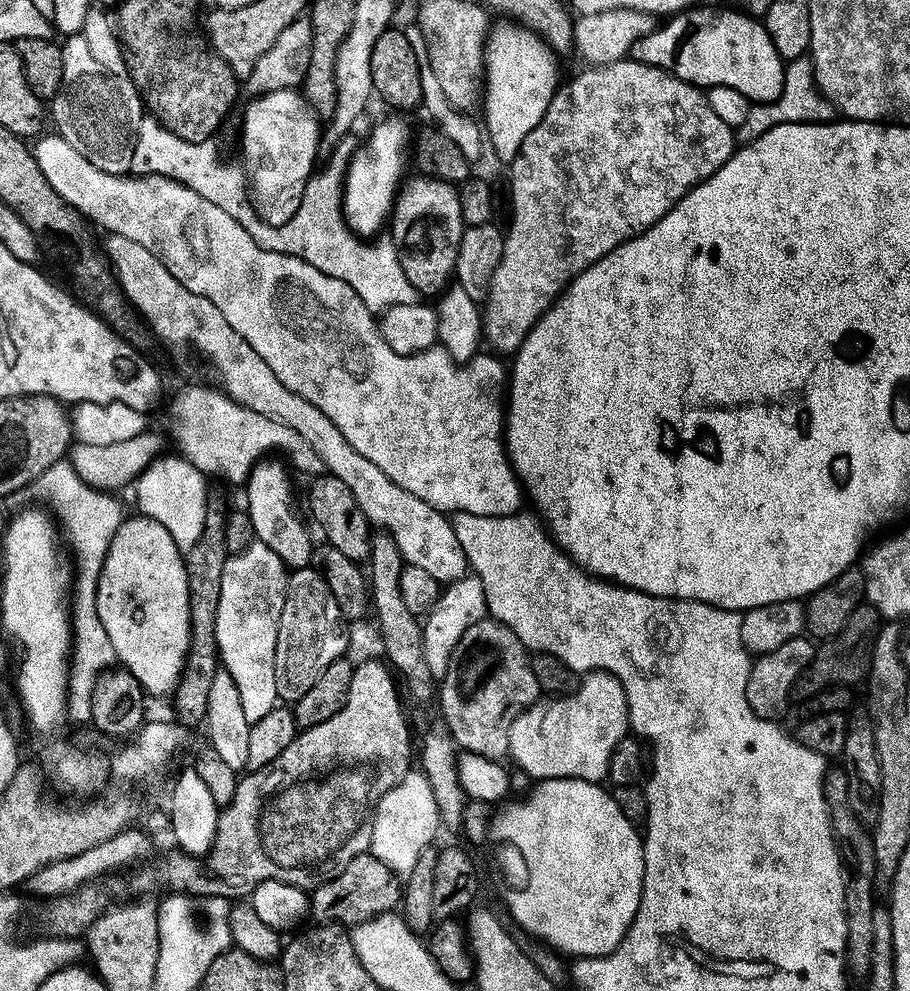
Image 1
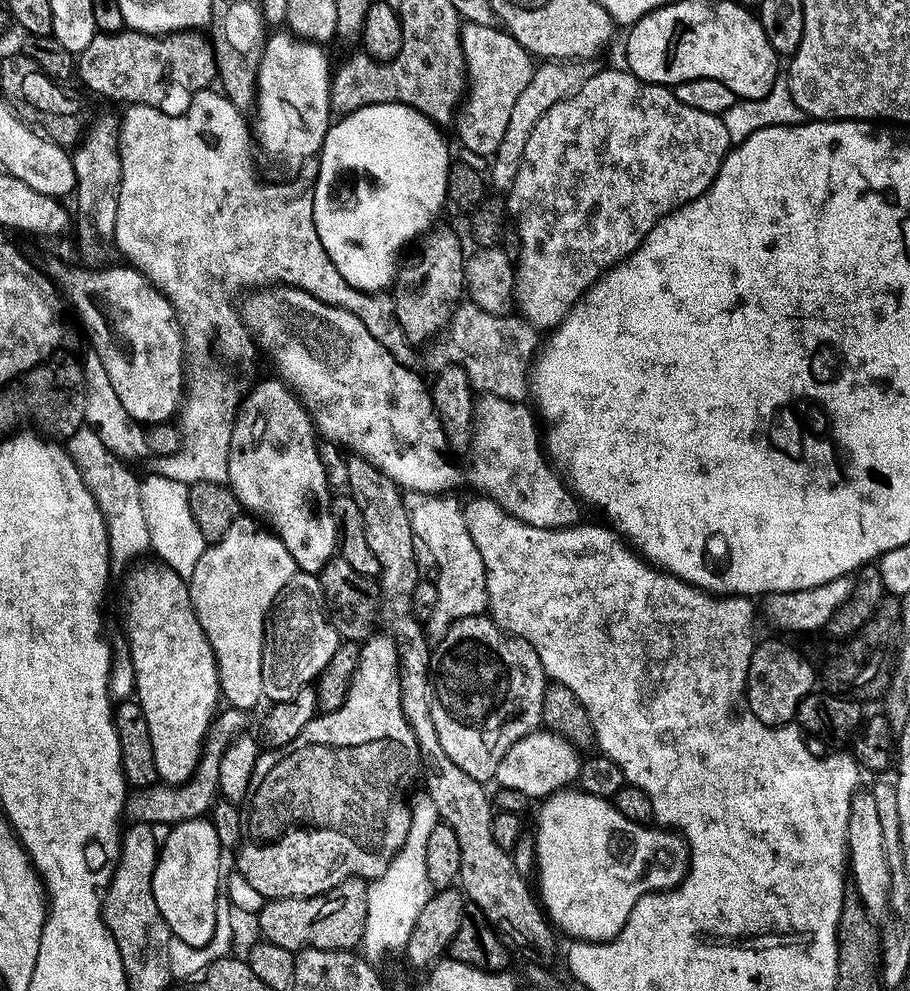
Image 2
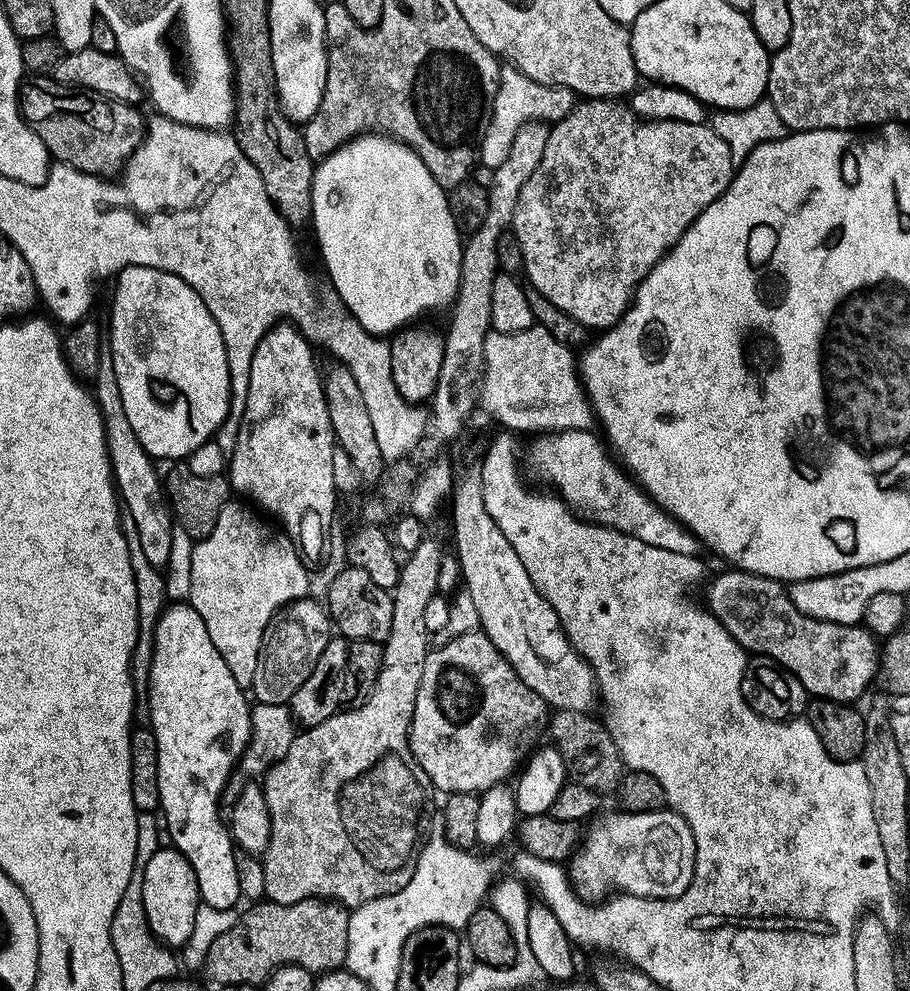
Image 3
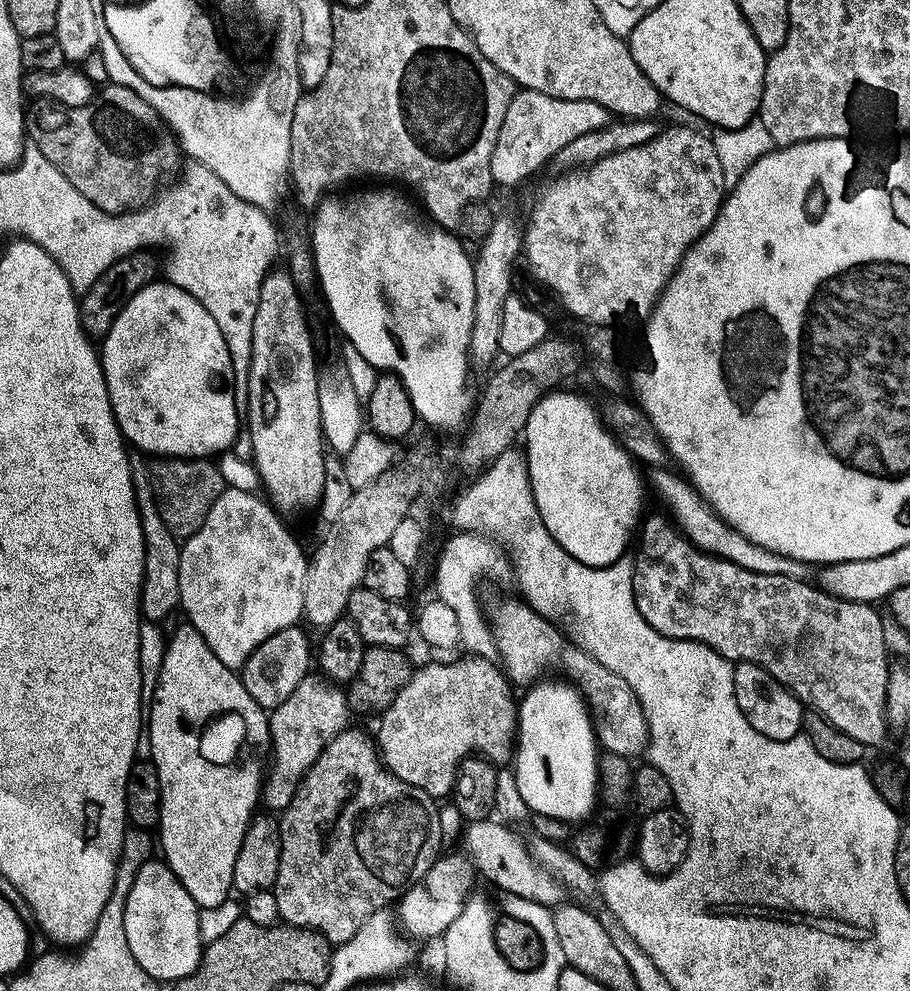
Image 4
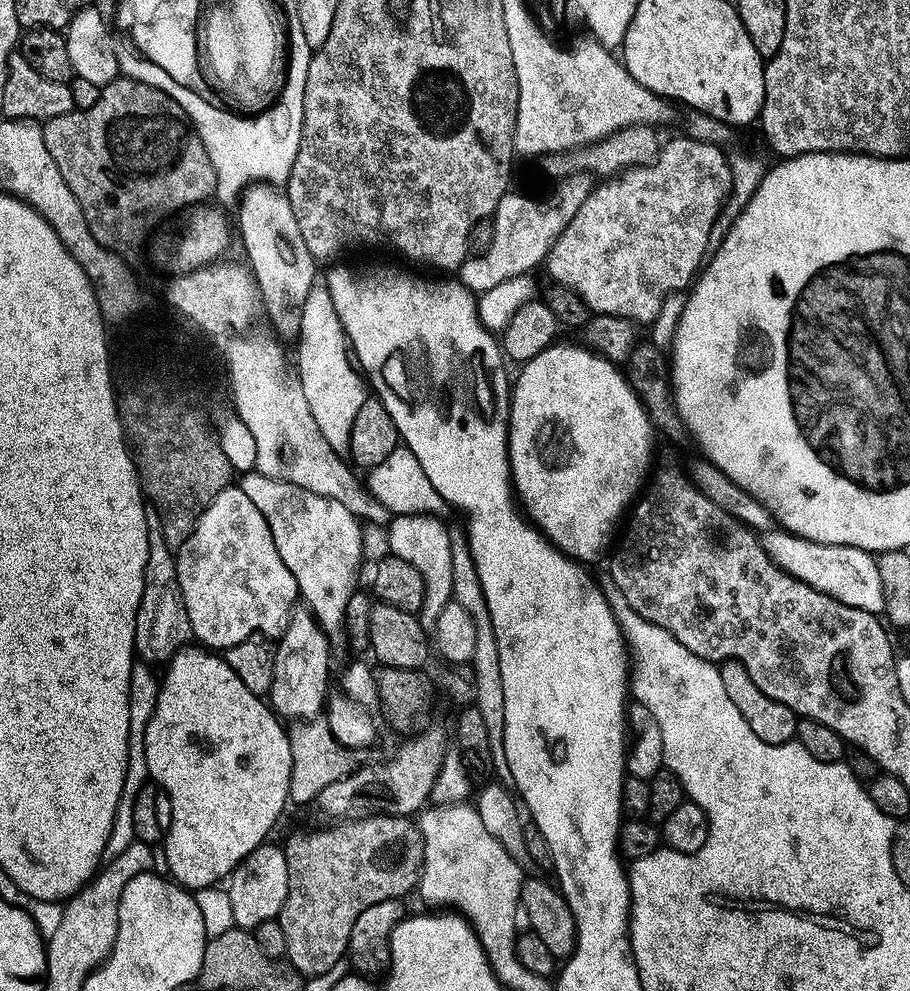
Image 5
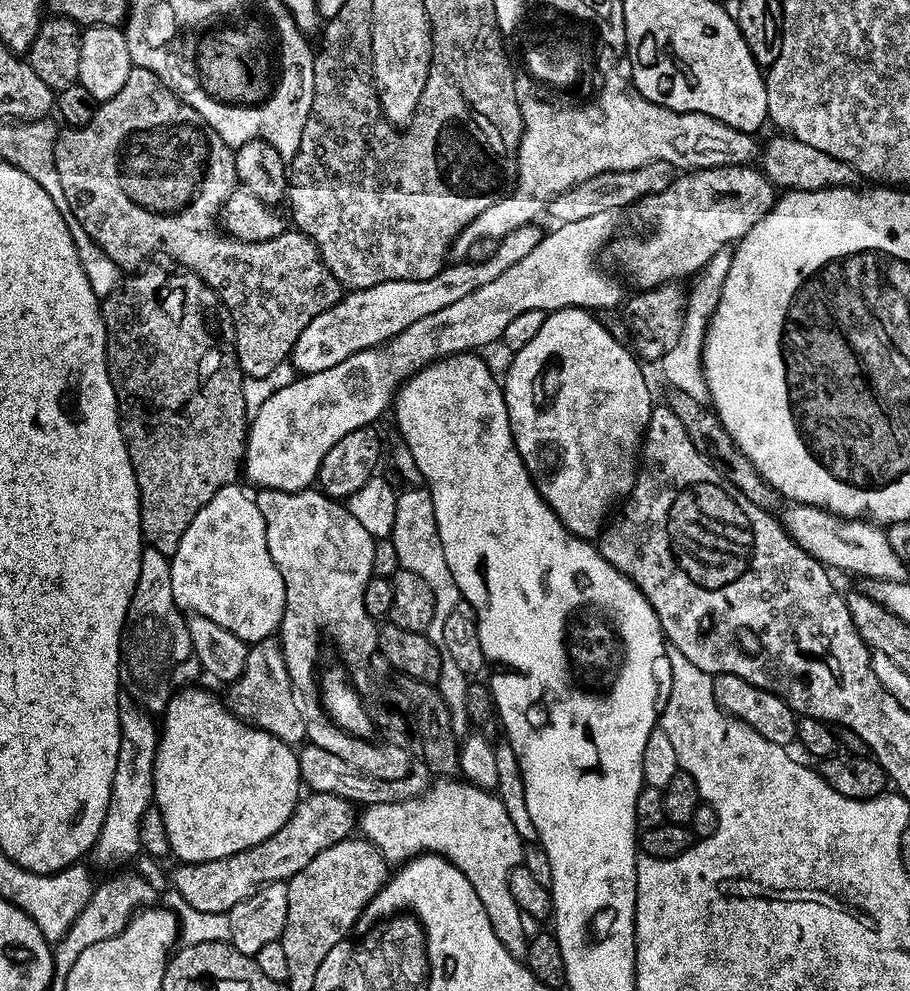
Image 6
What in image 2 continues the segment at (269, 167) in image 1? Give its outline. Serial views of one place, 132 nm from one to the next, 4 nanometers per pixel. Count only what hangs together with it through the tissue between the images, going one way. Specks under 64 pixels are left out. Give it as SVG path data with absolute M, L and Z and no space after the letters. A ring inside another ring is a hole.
M287 30L273 32L276 33L265 39L262 62L258 66L254 140L280 160L303 162L319 153L330 127L330 64L328 68L328 56L321 45L301 40Z

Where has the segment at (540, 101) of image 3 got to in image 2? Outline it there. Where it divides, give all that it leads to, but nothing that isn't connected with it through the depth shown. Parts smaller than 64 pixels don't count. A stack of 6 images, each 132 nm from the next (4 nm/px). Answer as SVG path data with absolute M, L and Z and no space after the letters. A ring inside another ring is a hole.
M465 23L460 30L460 40L467 68L467 91L454 117L456 136L461 149L474 149L477 156L491 158L498 146L502 146L510 110L514 110L518 94L522 94L530 82L534 60L517 40L493 25Z

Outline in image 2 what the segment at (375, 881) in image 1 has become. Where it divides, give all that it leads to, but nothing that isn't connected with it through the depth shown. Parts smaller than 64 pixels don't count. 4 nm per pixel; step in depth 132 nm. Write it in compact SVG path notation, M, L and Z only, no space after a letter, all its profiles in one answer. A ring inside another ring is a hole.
M353 874L341 879L338 886L320 892L317 896L295 896L285 900L268 900L258 913L260 932L265 941L274 946L282 946L286 950L297 953L301 948L325 948L326 950L352 950L363 941L366 926L366 898L368 884L359 875Z

